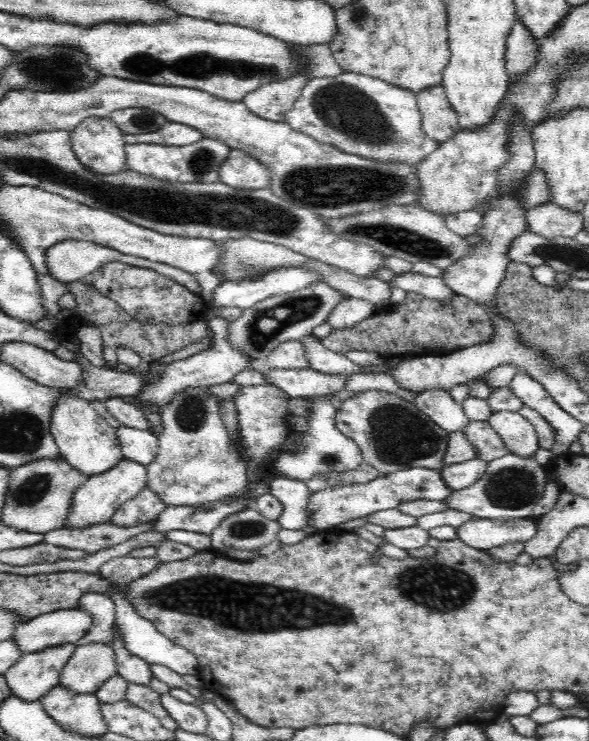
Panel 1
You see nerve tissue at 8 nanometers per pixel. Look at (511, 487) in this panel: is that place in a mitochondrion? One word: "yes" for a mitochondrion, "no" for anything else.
yes

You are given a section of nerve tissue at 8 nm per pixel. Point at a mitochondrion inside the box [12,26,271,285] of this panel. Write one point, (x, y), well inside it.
(50, 69)

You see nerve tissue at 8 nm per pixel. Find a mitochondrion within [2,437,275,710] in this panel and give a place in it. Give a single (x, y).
(35, 488)

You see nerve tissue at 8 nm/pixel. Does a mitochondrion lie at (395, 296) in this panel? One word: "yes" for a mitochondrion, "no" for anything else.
no

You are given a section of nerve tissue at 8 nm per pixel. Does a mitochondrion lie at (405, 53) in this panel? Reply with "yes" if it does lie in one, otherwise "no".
no

